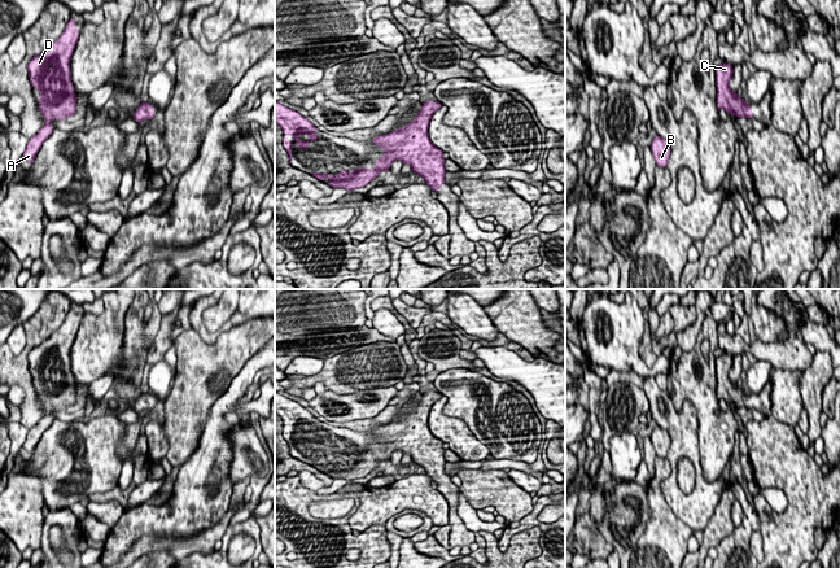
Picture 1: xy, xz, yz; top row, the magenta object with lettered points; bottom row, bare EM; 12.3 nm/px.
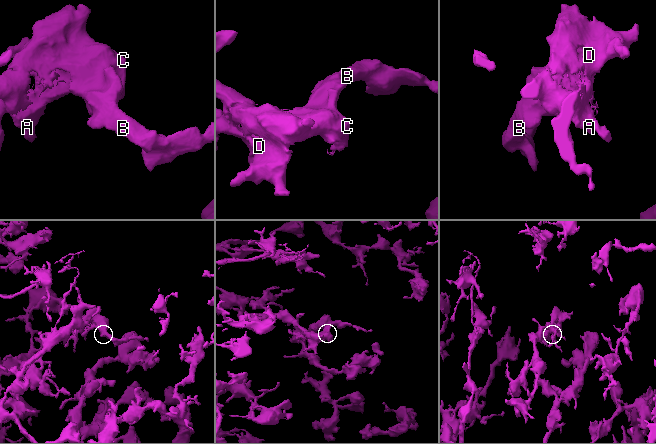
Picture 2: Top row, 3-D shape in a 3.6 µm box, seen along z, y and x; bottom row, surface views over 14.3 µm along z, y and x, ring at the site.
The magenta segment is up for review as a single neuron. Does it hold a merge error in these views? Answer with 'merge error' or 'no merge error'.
no merge error

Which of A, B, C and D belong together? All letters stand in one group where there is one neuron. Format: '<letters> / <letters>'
A B C D

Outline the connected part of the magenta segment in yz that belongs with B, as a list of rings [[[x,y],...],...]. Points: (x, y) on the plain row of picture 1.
[[[656,425],[653,432],[651,433],[651,442],[653,445],[656,456],[666,458],[668,450],[670,447],[670,436],[668,431]]]

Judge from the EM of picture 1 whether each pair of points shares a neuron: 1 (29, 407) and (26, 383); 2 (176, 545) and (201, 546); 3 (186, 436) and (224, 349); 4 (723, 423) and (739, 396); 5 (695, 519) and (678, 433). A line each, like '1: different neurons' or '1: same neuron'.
1: same neuron
2: same neuron
3: same neuron
4: different neurons
5: same neuron

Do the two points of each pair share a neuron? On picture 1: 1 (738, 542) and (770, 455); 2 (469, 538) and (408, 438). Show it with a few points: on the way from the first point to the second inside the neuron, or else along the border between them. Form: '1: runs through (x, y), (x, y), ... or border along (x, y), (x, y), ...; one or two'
1: border along (753, 507), (760, 529); two
2: runs through (453, 514), (451, 493), (437, 475), (433, 463); one

